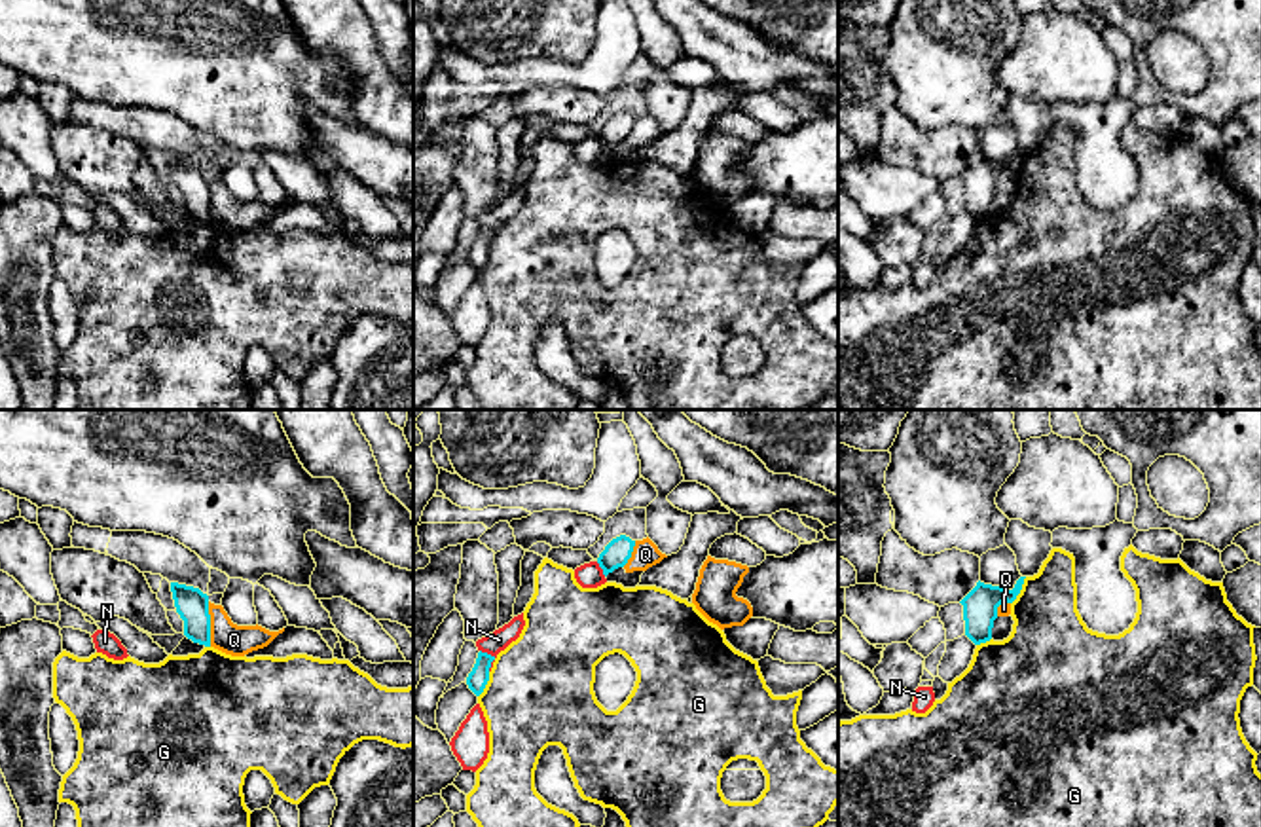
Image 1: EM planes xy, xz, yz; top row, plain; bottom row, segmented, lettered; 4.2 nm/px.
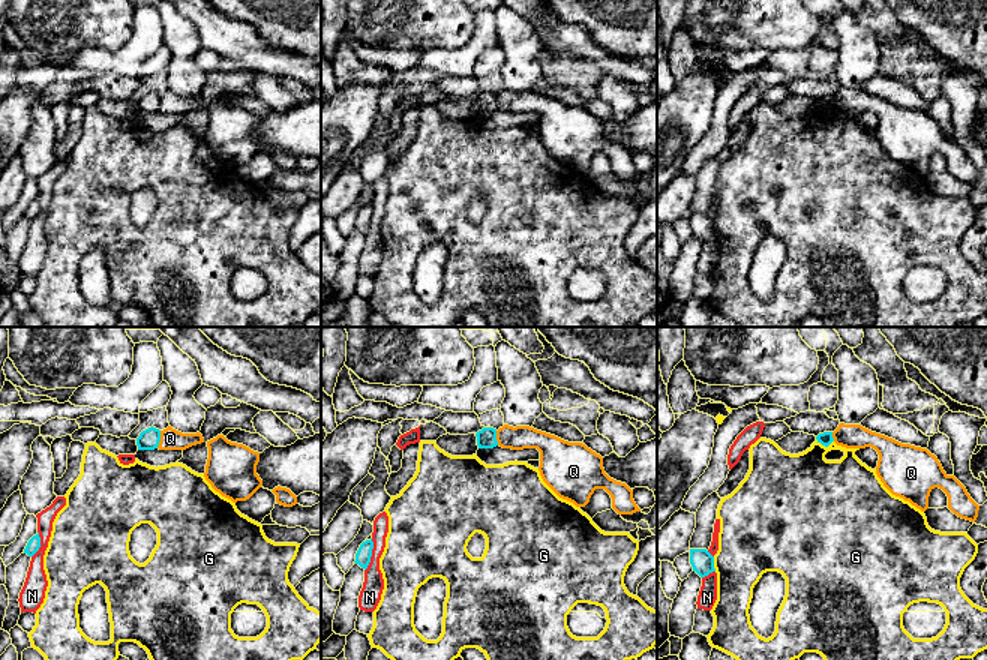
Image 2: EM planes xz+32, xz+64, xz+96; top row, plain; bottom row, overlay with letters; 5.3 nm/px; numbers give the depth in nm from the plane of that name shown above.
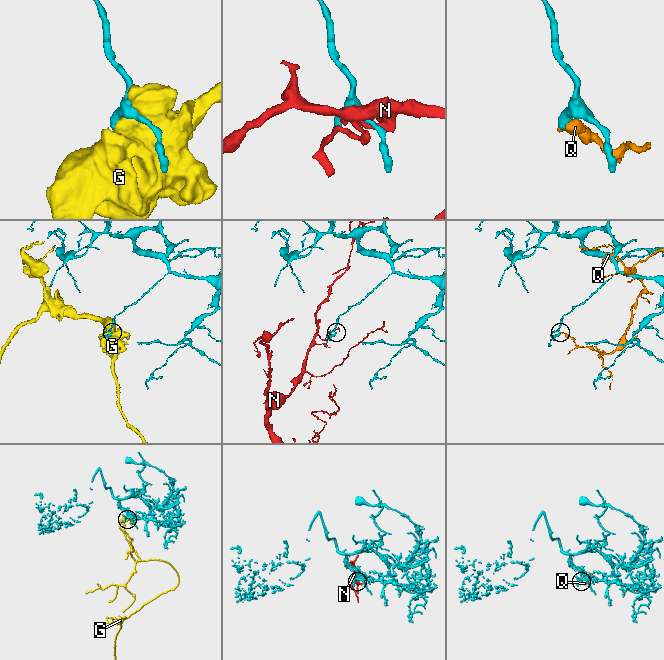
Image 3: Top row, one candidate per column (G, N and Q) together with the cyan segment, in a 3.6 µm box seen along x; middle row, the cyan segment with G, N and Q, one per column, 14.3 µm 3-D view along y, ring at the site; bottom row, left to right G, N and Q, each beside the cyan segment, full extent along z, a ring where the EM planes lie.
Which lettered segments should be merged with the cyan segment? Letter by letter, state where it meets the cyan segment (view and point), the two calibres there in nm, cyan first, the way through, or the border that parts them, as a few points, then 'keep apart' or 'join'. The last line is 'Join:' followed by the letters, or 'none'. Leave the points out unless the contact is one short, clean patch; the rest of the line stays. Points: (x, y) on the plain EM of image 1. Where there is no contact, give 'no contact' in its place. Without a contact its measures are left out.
G: yz (1021, 164) | 150/320 nm | keep apart
N: xz (493, 234) | 90/90 nm | keep apart
Q: xy (209, 200) | 140/130 nm | along xy (207, 177), (211, 220) | keep apart
Join: none

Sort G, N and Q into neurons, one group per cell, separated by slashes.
G / N / Q

